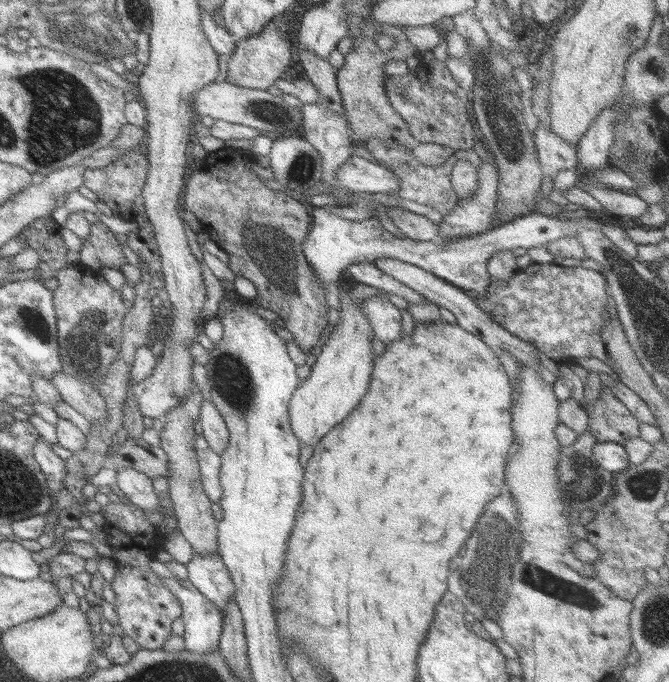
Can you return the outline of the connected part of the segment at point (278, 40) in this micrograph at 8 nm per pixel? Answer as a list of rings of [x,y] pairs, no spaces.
[[[289,11],[272,19],[260,33],[236,42],[236,47],[228,58],[228,71],[223,79],[224,82],[254,90],[260,88],[266,90],[280,79],[281,74],[286,72],[294,60],[292,59],[294,53],[297,52],[294,41],[297,41],[296,35],[299,26],[295,24],[294,15],[291,13]]]

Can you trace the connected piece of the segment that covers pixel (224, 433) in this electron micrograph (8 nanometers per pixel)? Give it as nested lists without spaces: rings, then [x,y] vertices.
[[[205,401],[199,416],[202,425],[202,436],[208,442],[208,446],[221,455],[228,444],[230,433],[226,421],[222,418],[220,411],[211,401]]]

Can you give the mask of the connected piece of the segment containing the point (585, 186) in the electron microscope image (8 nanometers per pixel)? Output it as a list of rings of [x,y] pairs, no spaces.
[[[591,179],[579,182],[580,188],[589,193],[606,211],[618,216],[638,218],[646,212],[649,204],[641,200],[637,195],[600,186]]]

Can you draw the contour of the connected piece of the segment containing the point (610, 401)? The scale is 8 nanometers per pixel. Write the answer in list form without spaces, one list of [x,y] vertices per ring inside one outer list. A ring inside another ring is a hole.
[[[602,384],[600,398],[592,404],[588,415],[588,429],[597,443],[622,444],[626,439],[640,437],[640,424],[614,396],[608,384]]]

